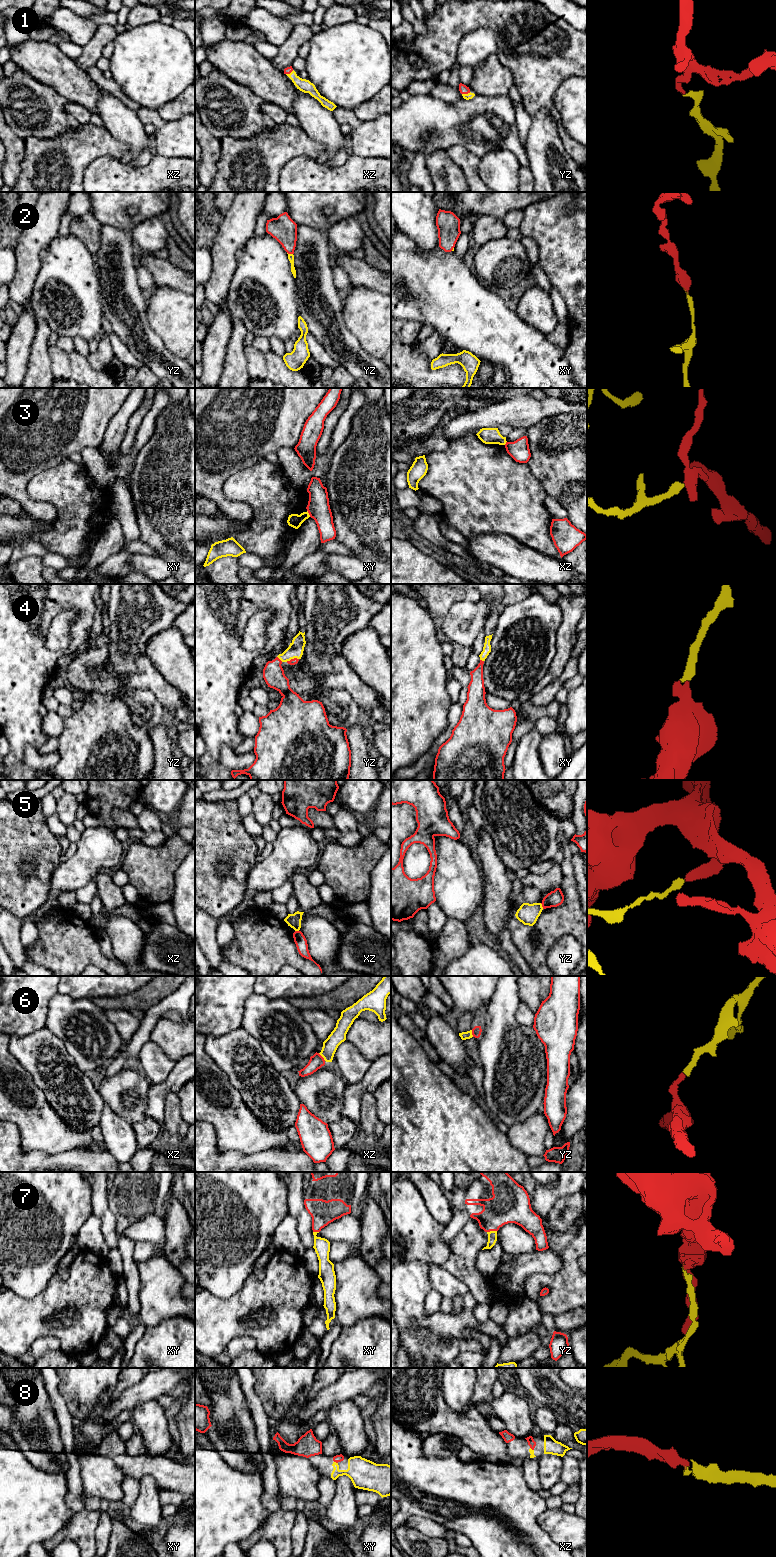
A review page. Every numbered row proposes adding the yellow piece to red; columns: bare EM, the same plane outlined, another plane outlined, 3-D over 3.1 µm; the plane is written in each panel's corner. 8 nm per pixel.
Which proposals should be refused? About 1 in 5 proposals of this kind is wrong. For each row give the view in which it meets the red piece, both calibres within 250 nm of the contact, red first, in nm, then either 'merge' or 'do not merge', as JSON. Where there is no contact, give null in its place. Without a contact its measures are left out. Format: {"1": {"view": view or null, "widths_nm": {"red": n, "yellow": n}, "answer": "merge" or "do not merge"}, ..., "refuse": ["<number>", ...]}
{"1": {"view": "yz", "widths_nm": {"red": 70, "yellow": 50}, "answer": "merge"}, "2": {"view": "yz", "widths_nm": {"red": 200, "yellow": 50}, "answer": "merge"}, "3": {"view": "xy", "widths_nm": {"red": 180, "yellow": 110}, "answer": "do not merge"}, "4": {"view": "yz", "widths_nm": {"red": 170, "yellow": 130}, "answer": "merge"}, "5": {"view": "yz", "widths_nm": {"red": 130, "yellow": 160}, "answer": "do not merge"}, "6": {"view": "xz", "widths_nm": {"red": 120, "yellow": 120}, "answer": "merge"}, "7": {"view": "yz", "widths_nm": {"red": 280, "yellow": 80}, "answer": "merge"}, "8": {"view": "xy", "widths_nm": {"red": 60, "yellow": 240}, "answer": "merge"}, "refuse": ["3", "5"]}

